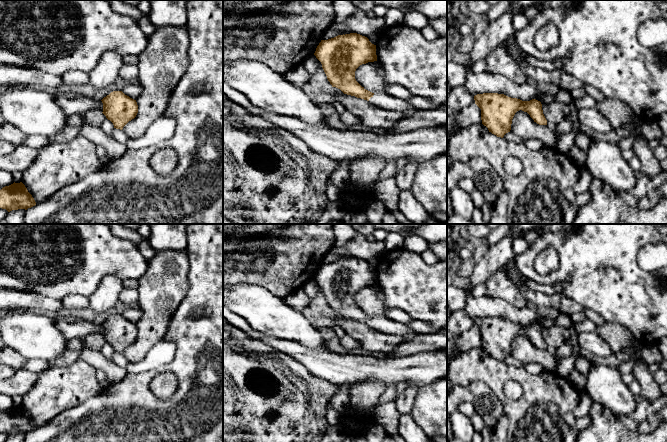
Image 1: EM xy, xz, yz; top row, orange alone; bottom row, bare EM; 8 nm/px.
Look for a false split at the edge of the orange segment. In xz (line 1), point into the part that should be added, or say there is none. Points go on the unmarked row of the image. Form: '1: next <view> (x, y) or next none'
1: next xz (384, 325)

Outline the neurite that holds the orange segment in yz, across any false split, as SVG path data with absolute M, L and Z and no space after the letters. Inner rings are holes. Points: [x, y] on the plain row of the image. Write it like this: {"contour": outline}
{"contour": "M483 317L474 320L475 328L481 333L482 348L492 358L503 362L511 354L512 343L519 334L527 336L539 349L547 349L542 328L536 323L522 325L504 318Z"}

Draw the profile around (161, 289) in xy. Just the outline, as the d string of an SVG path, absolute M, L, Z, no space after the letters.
M158 251L148 261L146 272L138 279L137 306L143 311L136 324L138 337L122 353L129 363L137 363L143 360L155 344L164 340L170 319L189 290L189 270L190 261L186 251Z

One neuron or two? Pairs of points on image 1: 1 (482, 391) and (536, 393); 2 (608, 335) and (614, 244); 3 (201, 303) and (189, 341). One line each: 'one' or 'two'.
1: two
2: two
3: one

